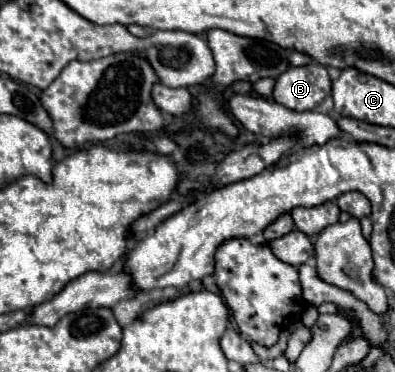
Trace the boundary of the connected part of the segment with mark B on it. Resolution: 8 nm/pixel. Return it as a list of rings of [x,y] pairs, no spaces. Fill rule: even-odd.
[[[315,62],[285,70],[275,84],[273,100],[289,110],[313,110],[331,94],[331,78],[325,66]]]

